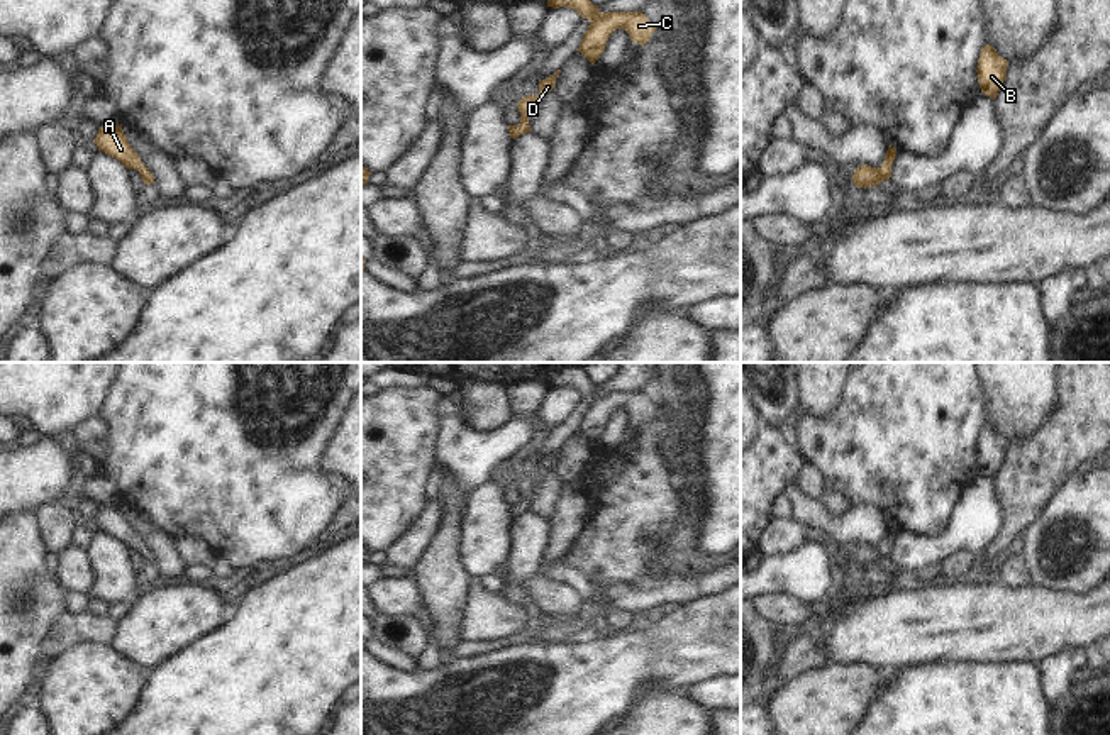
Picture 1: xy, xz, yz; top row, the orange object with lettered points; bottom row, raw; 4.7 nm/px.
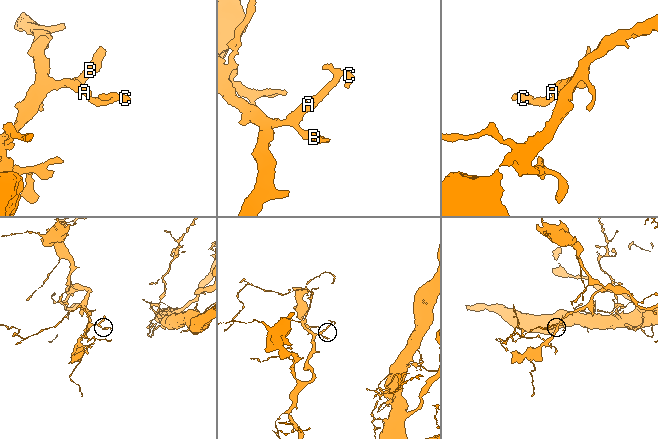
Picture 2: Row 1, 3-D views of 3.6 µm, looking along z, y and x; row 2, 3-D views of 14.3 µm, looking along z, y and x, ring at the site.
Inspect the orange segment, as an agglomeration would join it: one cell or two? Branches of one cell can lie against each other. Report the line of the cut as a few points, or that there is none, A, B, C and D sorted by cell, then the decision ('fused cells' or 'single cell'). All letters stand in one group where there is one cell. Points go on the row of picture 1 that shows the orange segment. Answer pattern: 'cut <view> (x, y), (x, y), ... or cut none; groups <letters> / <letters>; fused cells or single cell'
cut none; groups A B C D; single cell

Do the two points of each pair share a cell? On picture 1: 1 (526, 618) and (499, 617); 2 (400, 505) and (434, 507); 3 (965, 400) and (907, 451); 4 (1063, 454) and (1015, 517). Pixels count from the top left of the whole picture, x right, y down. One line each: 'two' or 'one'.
1: one
2: two
3: one
4: one

